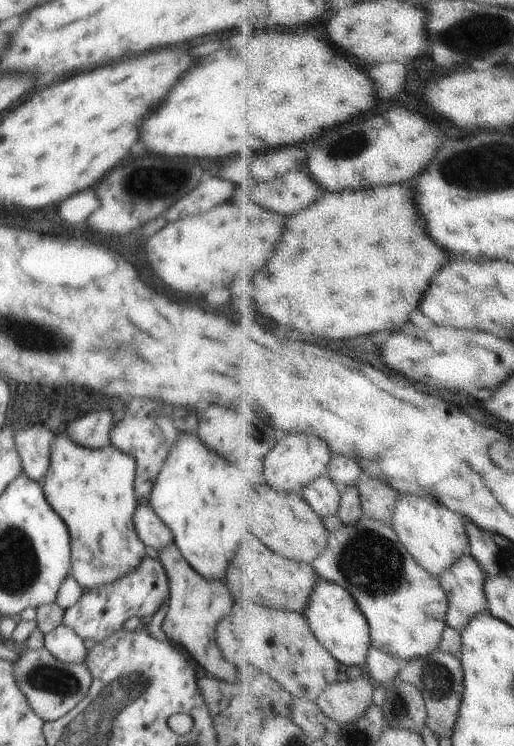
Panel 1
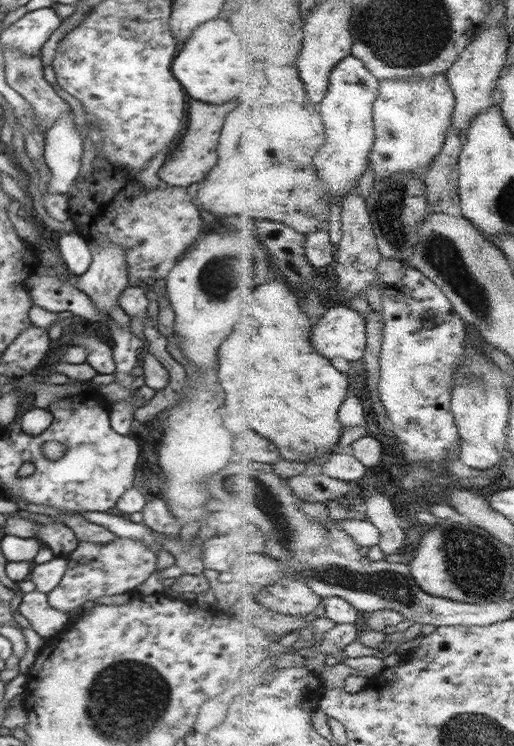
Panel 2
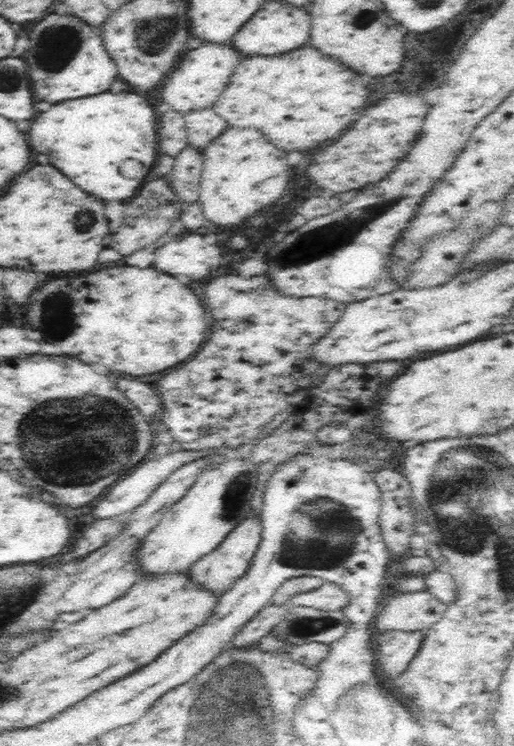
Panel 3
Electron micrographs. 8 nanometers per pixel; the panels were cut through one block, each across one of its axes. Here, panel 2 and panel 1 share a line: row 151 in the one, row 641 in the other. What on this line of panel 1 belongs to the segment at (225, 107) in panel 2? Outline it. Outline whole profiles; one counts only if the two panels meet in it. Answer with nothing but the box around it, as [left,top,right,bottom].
[157,542,234,666]

